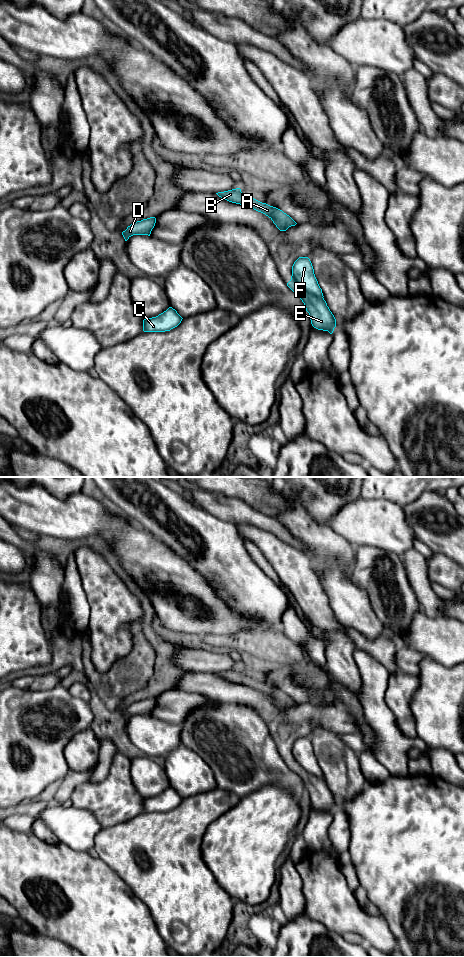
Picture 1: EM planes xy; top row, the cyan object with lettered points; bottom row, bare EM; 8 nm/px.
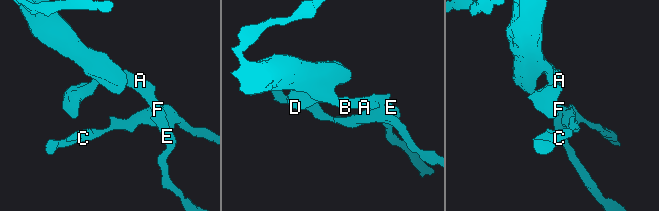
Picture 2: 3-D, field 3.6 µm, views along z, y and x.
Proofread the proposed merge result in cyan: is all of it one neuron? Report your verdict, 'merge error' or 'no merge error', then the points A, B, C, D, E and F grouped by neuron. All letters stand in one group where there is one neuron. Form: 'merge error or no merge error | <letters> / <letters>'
merge error | A B C D F / E

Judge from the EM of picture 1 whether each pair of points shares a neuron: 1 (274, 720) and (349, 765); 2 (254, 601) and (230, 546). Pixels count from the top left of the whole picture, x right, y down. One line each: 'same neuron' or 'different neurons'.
1: different neurons
2: same neuron

